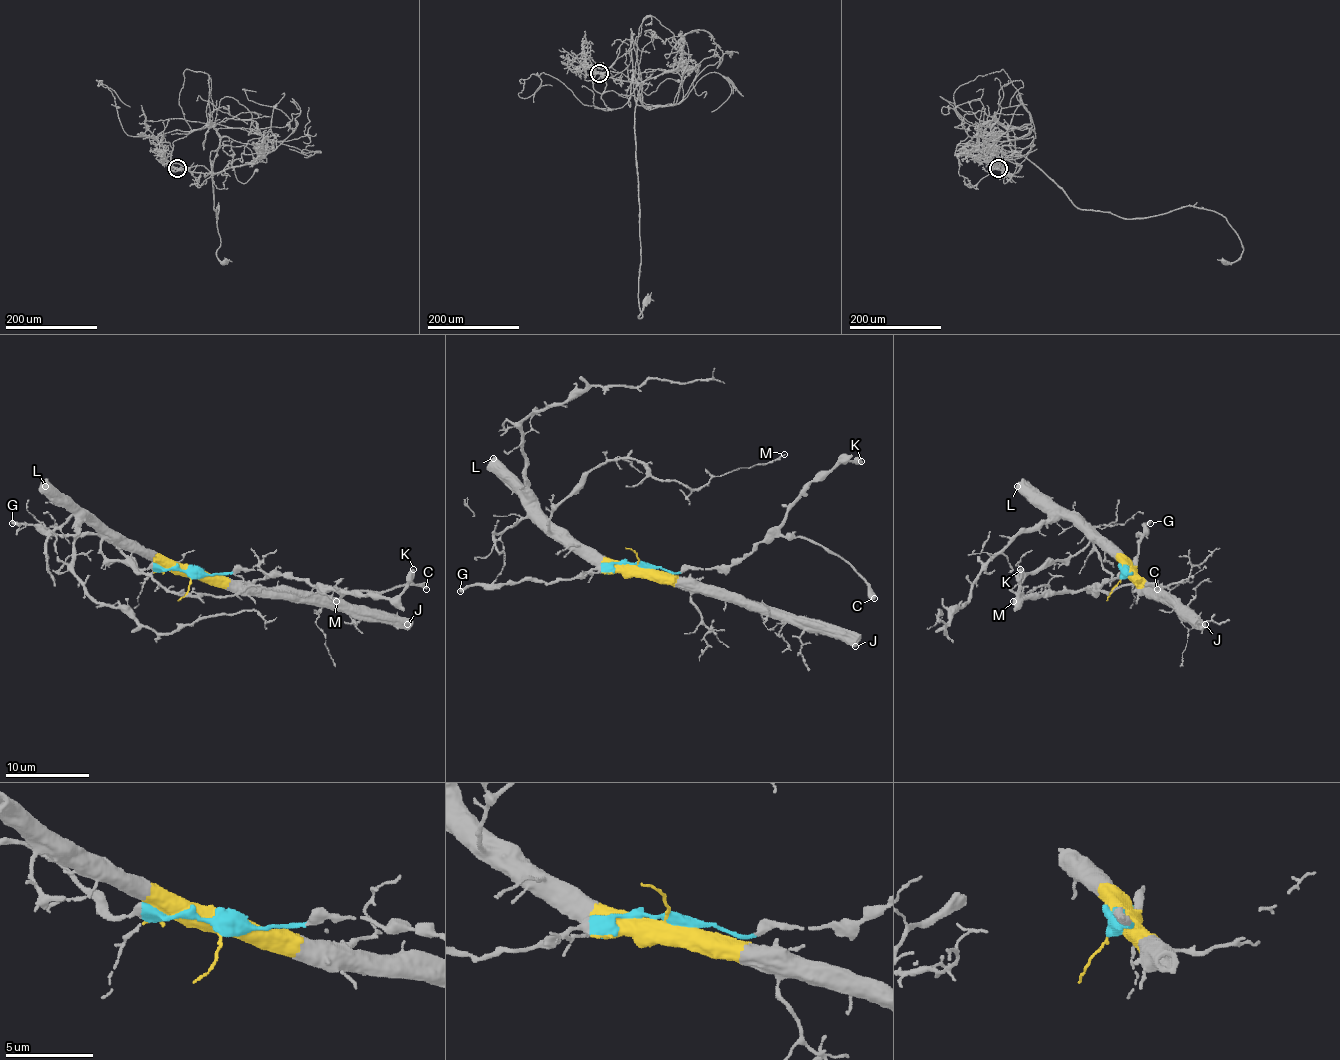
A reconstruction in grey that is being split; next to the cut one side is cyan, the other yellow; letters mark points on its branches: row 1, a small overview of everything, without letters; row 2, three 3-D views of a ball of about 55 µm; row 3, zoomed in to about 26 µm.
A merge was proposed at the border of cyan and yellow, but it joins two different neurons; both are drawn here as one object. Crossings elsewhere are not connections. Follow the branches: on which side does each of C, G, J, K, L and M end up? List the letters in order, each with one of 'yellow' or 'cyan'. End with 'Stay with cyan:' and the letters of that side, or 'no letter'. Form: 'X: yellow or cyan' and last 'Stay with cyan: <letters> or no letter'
C: cyan
G: cyan
J: yellow
K: cyan
L: yellow
M: yellow
Stay with cyan: C, G, K

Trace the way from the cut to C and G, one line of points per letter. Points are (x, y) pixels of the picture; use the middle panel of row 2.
C: (640, 567), (682, 573), (732, 567), (761, 542), (801, 535), (849, 565), (875, 598)
G: (640, 567), (627, 563), (604, 563), (570, 579), (520, 579), (465, 586), (459, 592)

